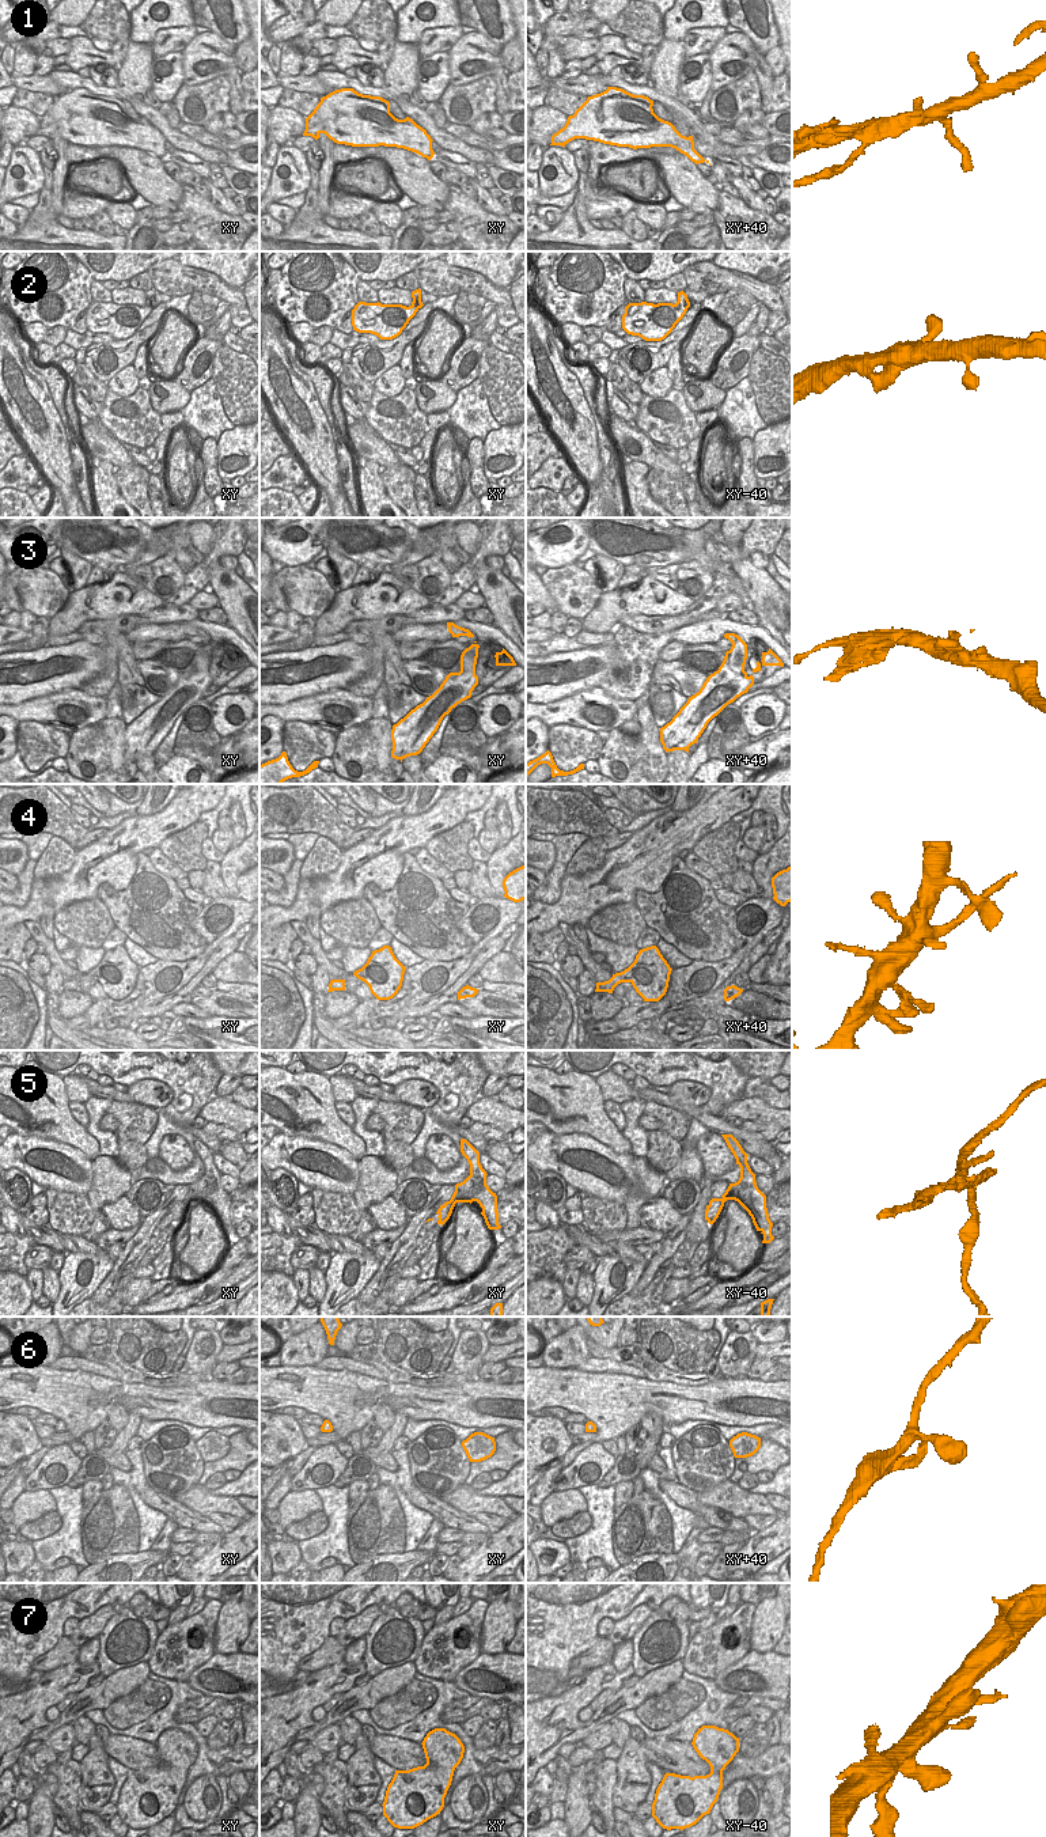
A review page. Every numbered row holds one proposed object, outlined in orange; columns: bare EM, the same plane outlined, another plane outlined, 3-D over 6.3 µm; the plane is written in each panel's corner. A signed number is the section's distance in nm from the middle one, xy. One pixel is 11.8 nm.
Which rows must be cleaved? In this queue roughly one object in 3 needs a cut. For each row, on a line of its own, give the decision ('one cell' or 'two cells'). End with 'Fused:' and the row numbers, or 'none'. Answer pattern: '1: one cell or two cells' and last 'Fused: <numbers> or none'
1: one cell
2: one cell
3: one cell
4: one cell
5: two cells
6: one cell
7: one cell
Fused: 5

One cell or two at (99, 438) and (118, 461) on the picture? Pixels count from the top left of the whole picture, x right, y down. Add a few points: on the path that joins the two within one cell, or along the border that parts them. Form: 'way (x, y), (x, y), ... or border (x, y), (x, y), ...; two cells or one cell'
way (103, 443), (116, 455); one cell

